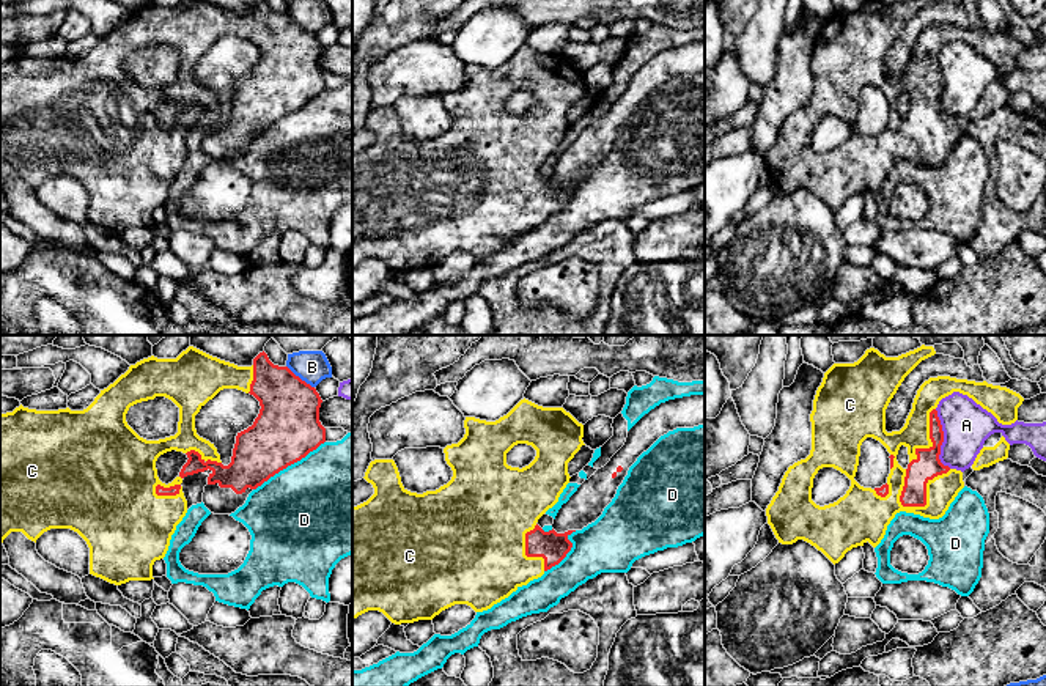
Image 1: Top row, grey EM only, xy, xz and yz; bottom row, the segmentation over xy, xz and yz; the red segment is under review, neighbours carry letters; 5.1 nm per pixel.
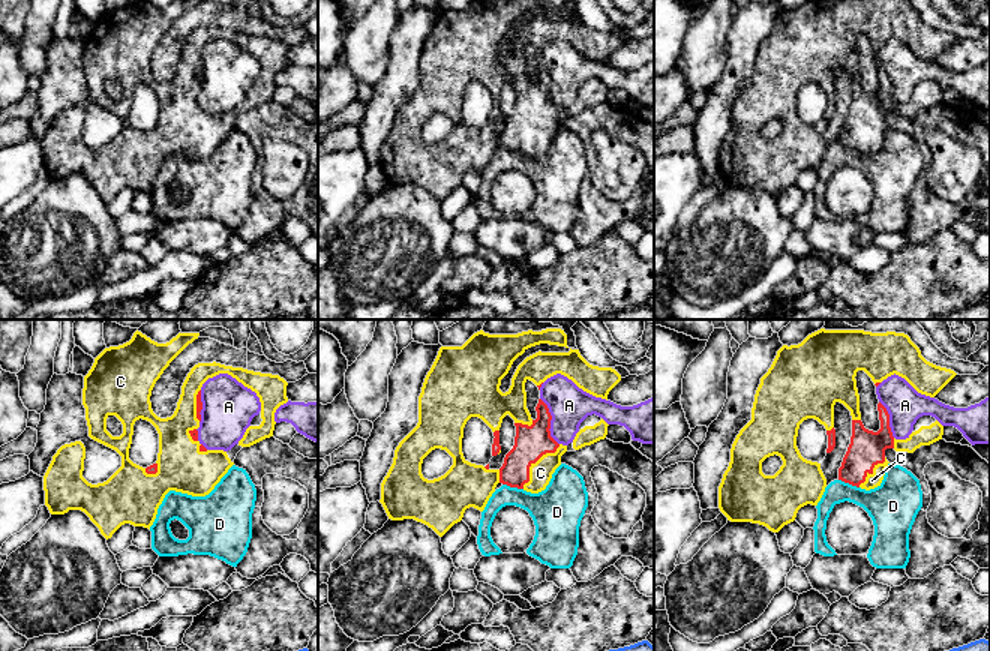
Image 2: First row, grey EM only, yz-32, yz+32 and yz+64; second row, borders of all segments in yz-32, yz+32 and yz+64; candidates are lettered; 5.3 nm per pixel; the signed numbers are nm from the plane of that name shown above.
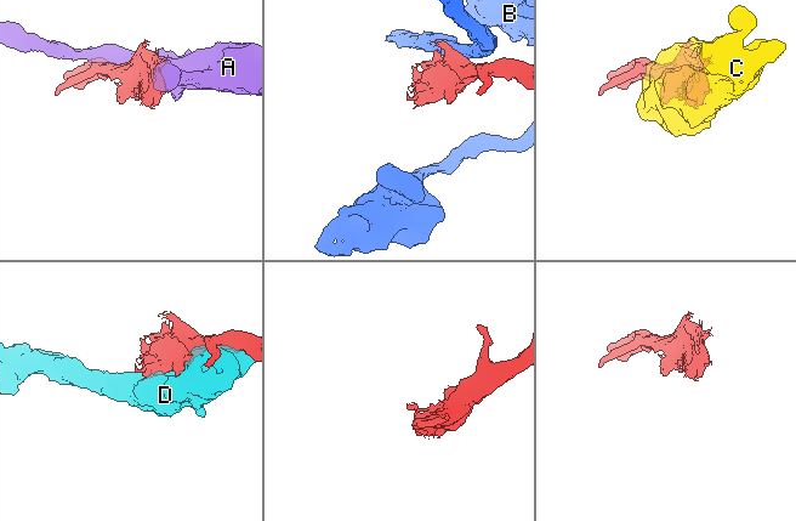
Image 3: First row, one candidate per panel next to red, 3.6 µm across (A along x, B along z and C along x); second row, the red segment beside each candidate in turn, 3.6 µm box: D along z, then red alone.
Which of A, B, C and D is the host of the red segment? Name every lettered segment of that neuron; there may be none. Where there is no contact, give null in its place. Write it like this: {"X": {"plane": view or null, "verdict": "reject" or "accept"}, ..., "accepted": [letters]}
{"A": {"plane": "yz", "verdict": "reject"}, "B": {"plane": "xy", "verdict": "reject"}, "C": {"plane": "yz", "verdict": "accept"}, "D": {"plane": "xy", "verdict": "reject"}, "accepted": ["C"]}

